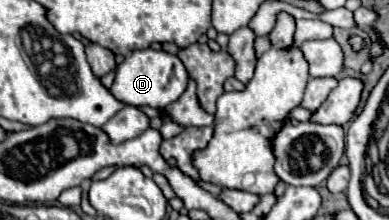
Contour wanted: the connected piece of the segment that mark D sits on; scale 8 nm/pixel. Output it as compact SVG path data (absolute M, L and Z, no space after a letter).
M141 49L141 51L133 51L117 67L117 77L111 85L111 93L119 101L125 101L127 105L133 107L149 105L161 111L161 119L167 119L165 113L167 105L171 105L183 95L183 91L187 89L187 81L189 81L189 73L177 55L169 55L165 51L155 51L155 49Z

